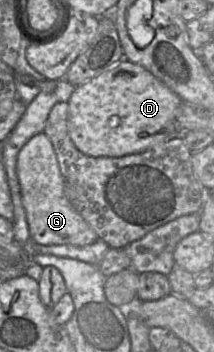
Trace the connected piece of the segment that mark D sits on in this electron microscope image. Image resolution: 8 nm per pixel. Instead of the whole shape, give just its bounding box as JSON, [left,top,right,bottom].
[68,58,181,157]

